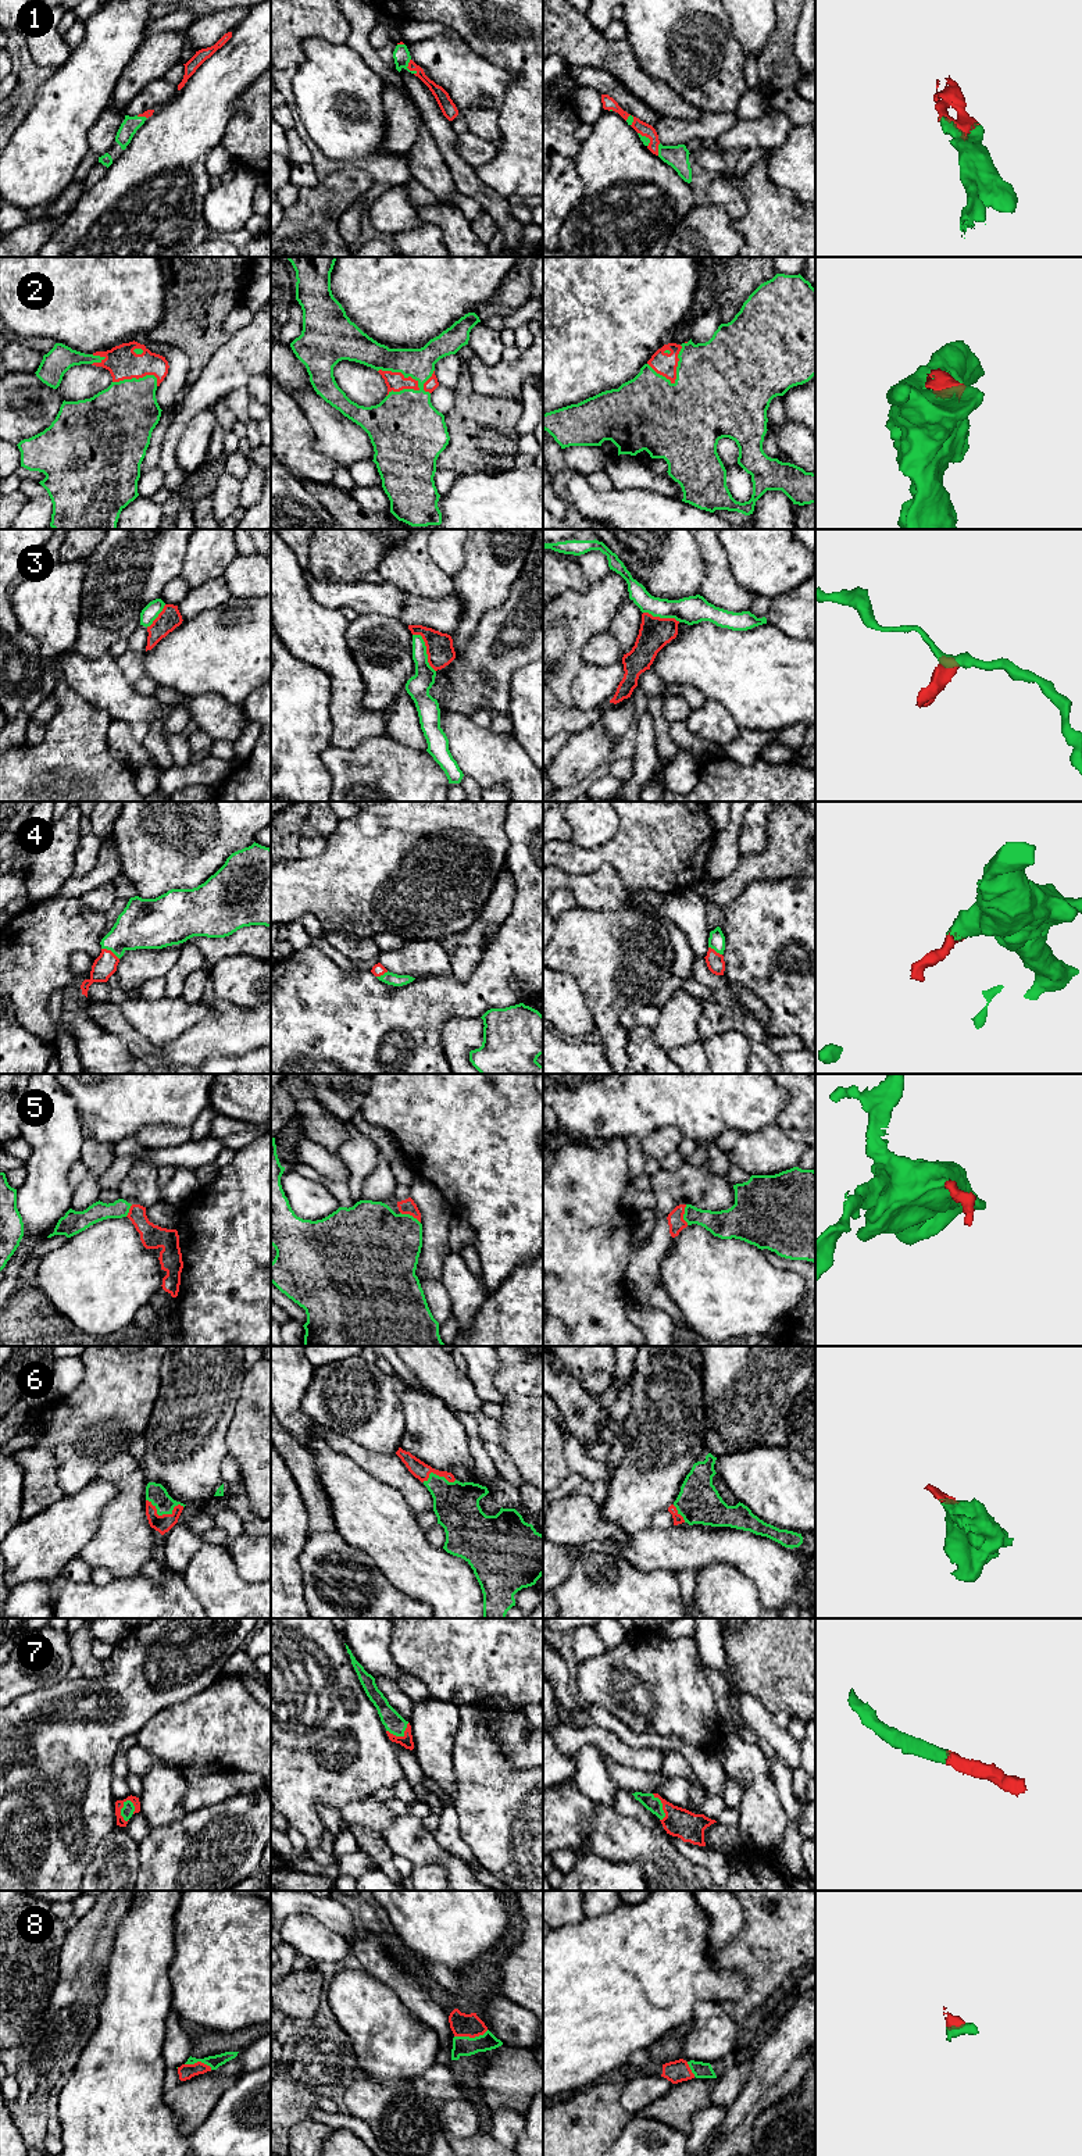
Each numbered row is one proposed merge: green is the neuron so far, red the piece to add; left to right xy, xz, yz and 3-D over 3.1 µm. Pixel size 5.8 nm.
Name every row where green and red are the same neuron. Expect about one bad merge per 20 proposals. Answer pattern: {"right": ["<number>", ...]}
{"right": ["1", "2", "4", "5", "6", "7", "8"]}

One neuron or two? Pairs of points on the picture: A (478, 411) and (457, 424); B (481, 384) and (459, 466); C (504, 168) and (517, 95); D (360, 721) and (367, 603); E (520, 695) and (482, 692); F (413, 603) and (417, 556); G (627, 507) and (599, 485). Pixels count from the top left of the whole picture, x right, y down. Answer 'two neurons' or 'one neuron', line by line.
A: one neuron
B: two neurons
C: one neuron
D: two neurons
E: two neurons
F: two neurons
G: two neurons

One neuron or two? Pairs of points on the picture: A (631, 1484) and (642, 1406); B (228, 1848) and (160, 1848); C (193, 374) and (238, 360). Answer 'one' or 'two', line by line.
A: one
B: one
C: two

